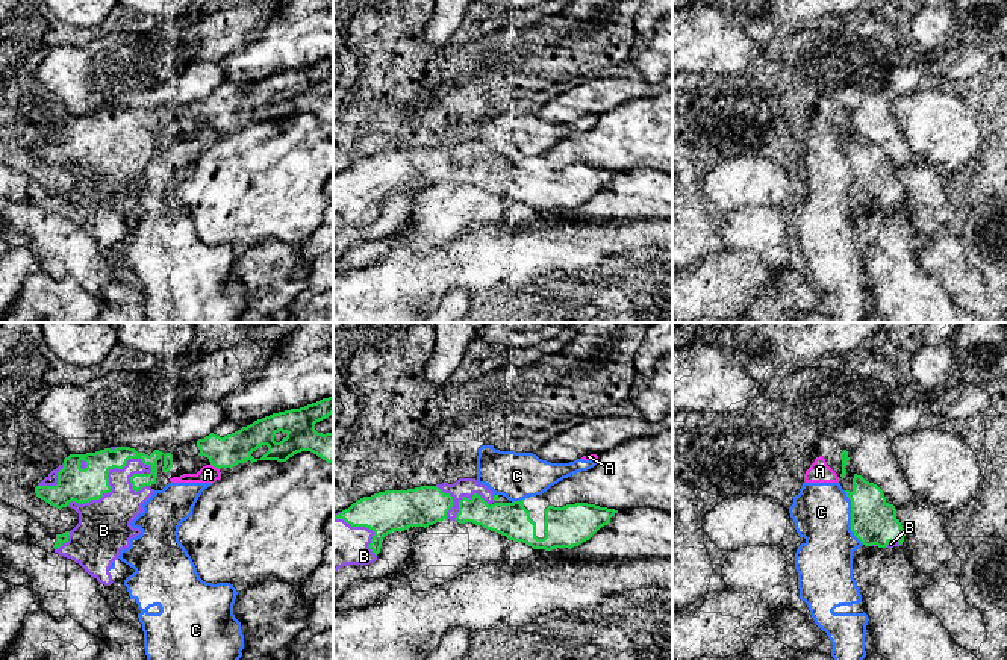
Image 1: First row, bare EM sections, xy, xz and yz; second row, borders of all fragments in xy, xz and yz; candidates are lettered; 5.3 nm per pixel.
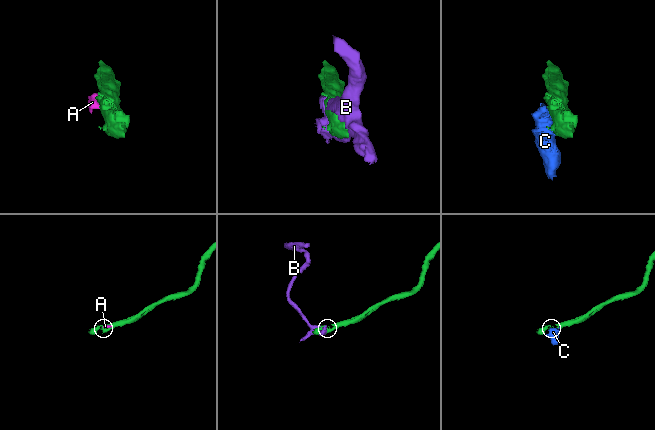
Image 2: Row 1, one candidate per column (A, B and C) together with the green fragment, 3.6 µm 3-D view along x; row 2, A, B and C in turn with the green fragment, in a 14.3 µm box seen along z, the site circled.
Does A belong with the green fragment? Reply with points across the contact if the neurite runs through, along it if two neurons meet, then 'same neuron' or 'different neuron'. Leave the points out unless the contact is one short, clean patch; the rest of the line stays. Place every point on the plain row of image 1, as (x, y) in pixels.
along xy (211, 124), (218, 130) | different neuron

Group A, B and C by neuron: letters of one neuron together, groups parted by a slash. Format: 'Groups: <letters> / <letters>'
Groups: A C / B

